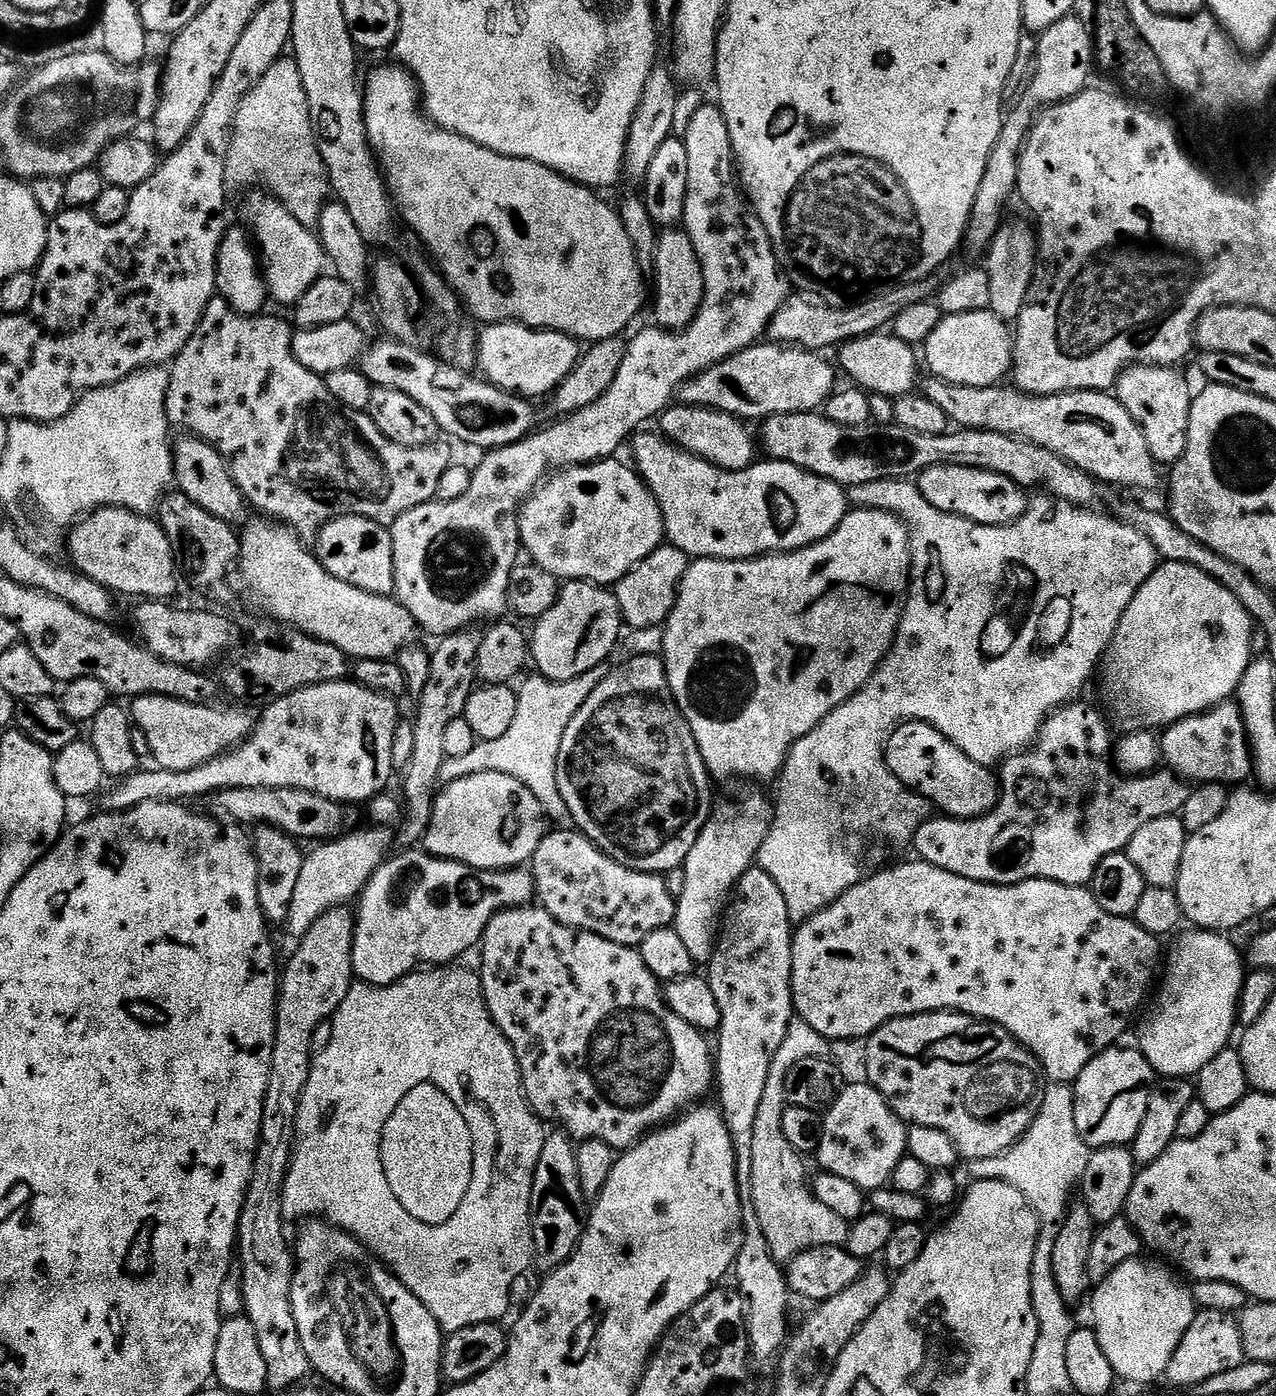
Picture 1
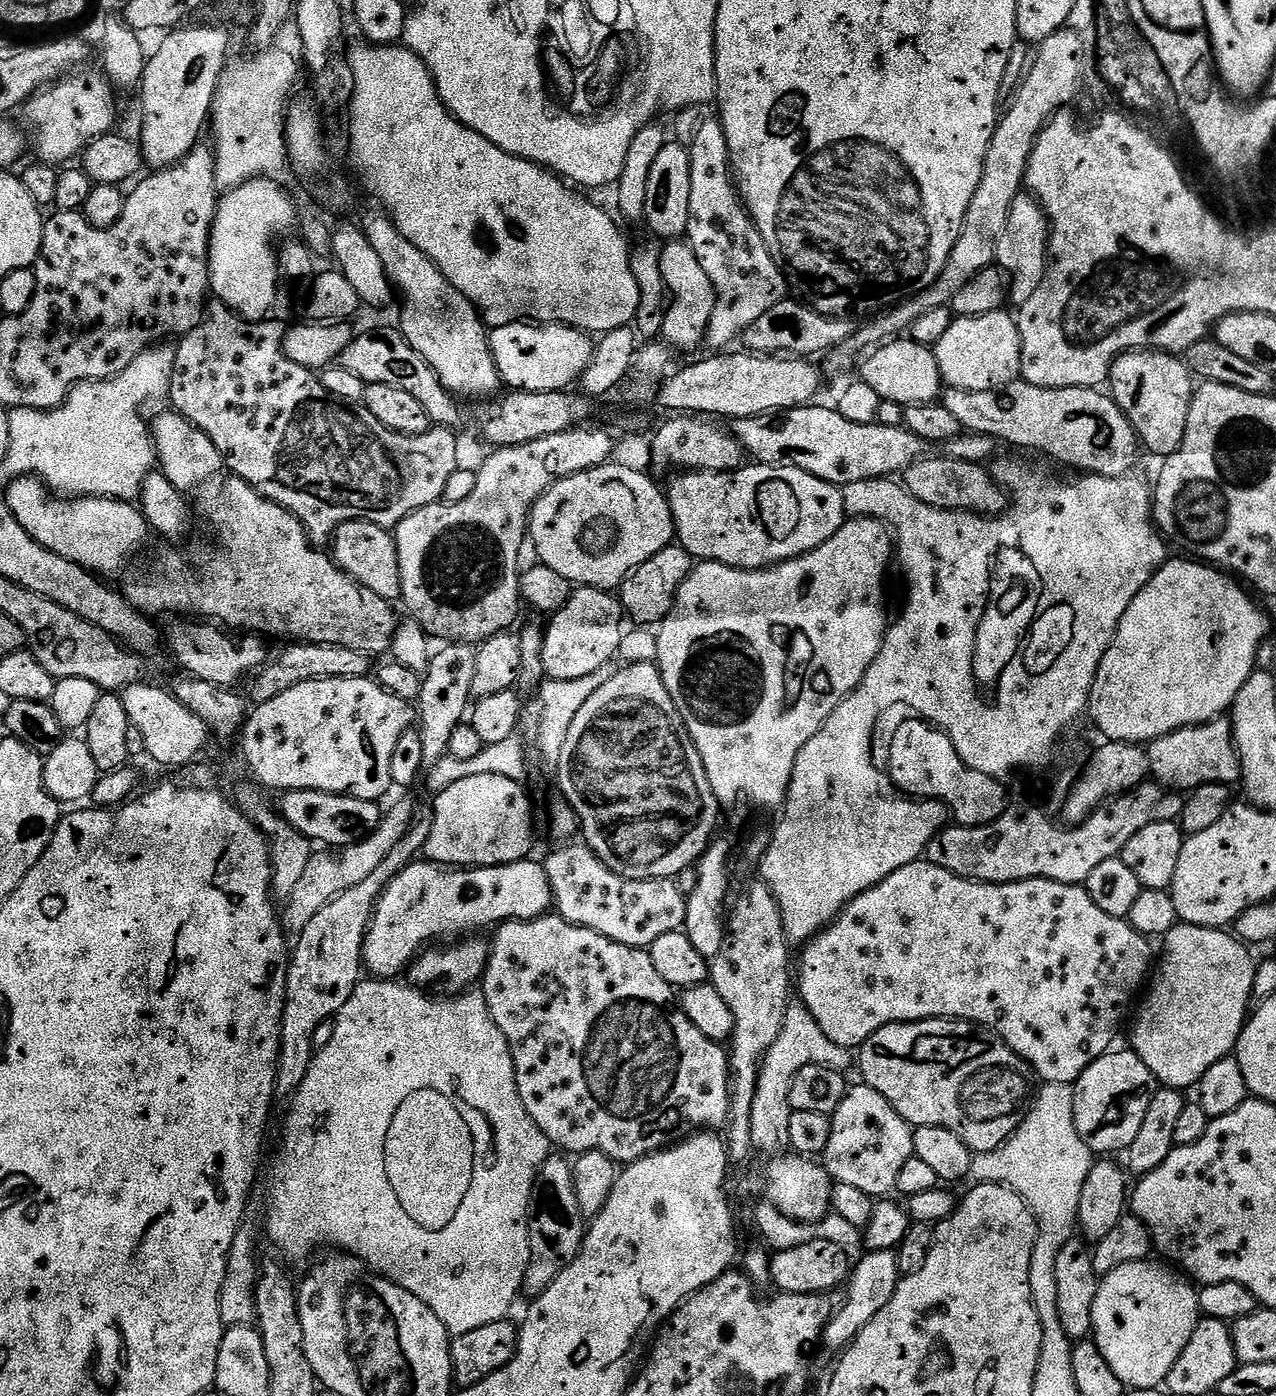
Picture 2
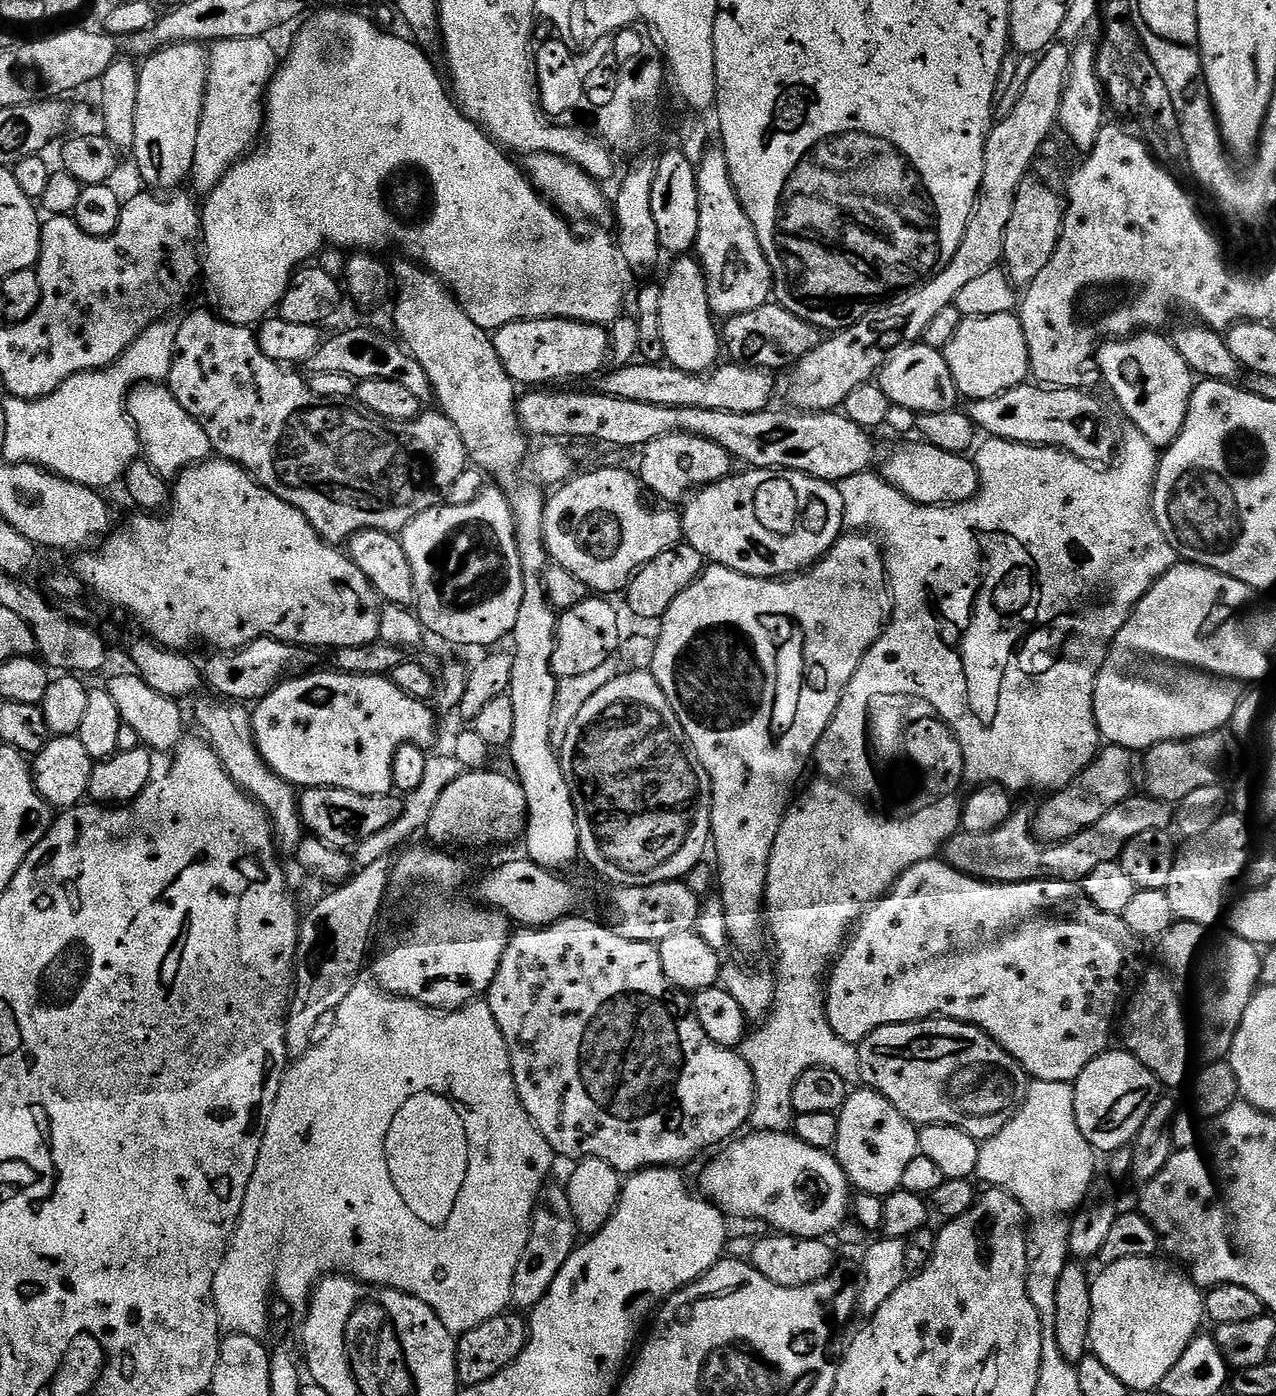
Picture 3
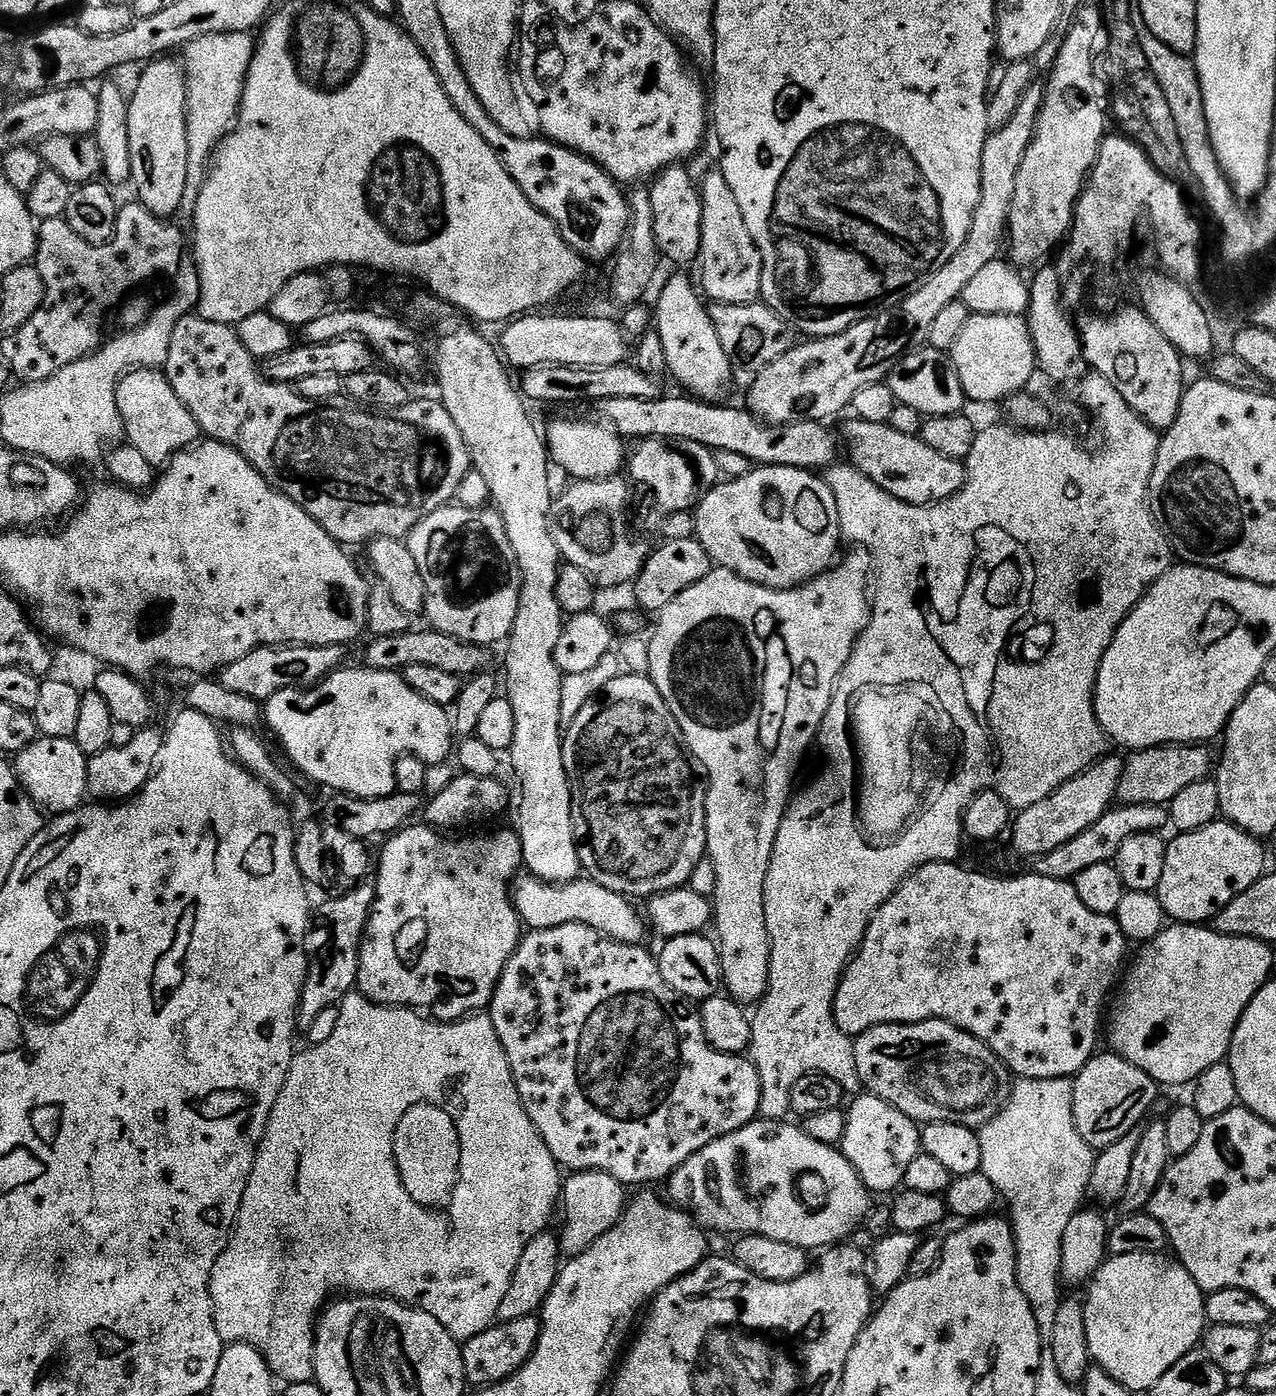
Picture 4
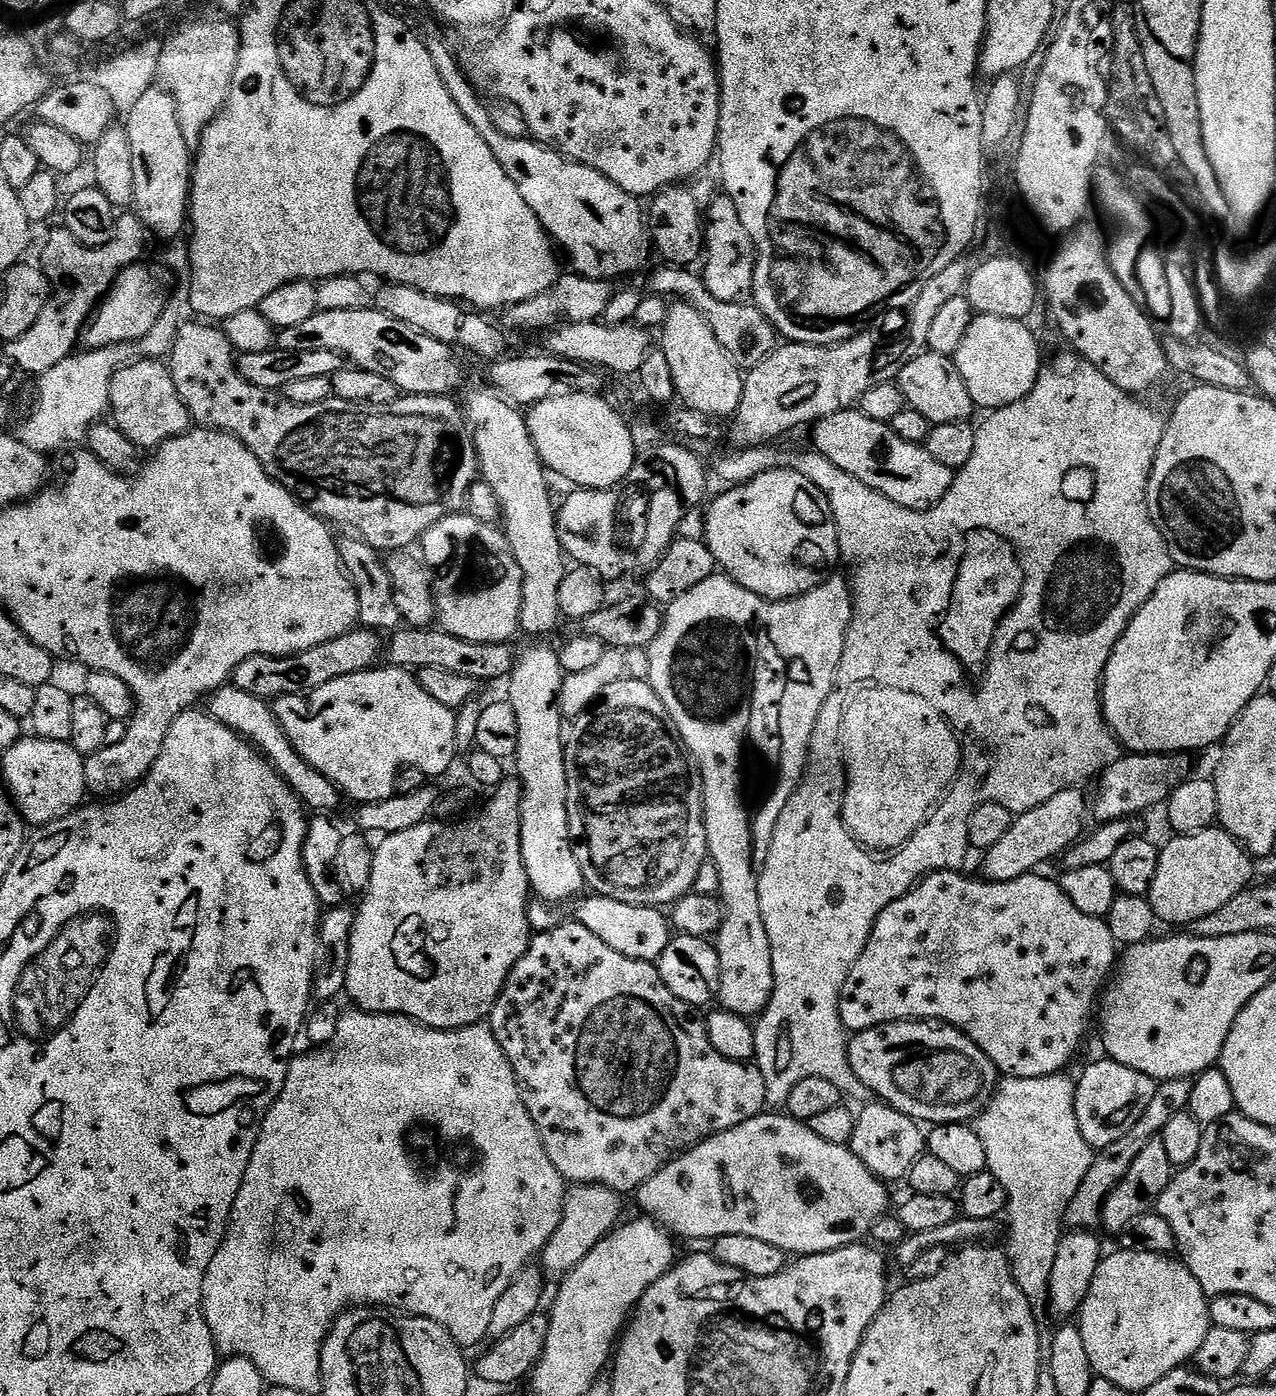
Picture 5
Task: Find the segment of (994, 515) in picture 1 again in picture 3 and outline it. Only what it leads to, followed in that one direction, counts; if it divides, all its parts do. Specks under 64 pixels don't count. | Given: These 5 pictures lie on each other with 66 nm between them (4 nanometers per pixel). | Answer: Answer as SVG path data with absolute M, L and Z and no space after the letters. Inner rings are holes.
M923 442L915 443L904 444L885 458L878 472L886 483L894 486L915 504L961 504L976 495L980 489L980 476L976 472L975 463L967 455L938 450Z

